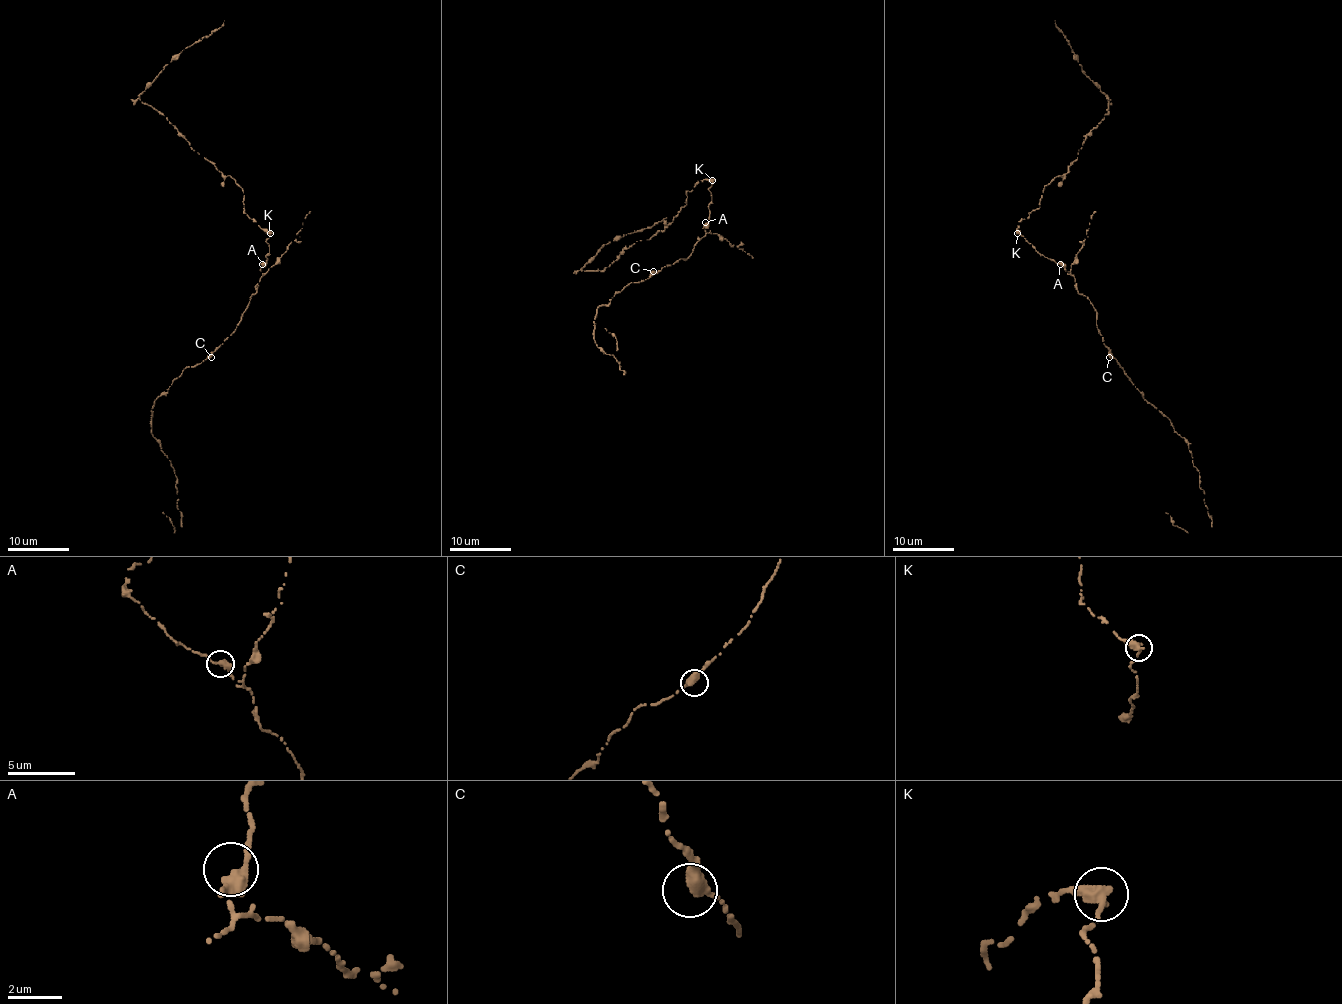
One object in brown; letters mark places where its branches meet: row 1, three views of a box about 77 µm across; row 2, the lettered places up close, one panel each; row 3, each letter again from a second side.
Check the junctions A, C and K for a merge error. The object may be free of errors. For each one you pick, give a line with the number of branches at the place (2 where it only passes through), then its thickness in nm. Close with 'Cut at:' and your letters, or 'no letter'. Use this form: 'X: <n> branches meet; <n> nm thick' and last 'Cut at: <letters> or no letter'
K: 2 branches meet; 380 nm thick
Cut at: K

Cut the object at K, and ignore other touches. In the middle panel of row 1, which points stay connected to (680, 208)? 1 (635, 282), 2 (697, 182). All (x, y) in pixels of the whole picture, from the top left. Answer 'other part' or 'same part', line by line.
1: other part
2: same part

